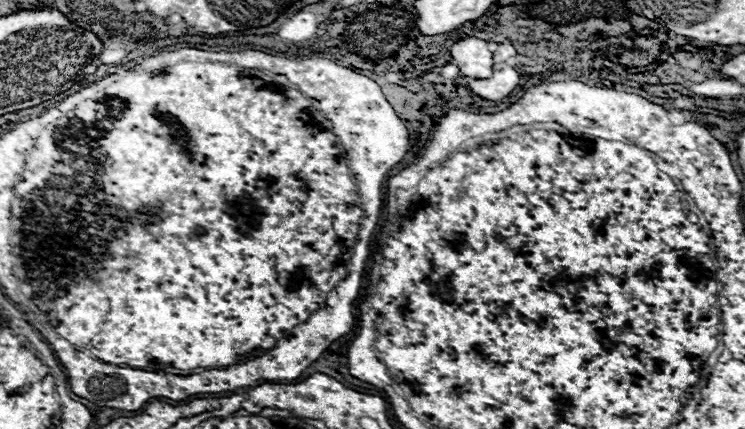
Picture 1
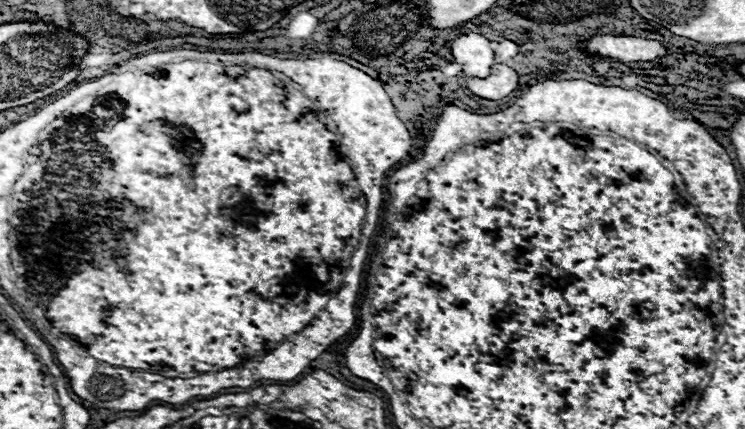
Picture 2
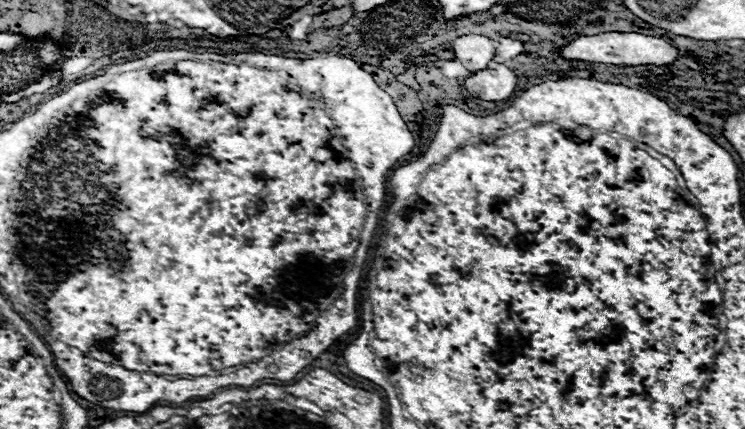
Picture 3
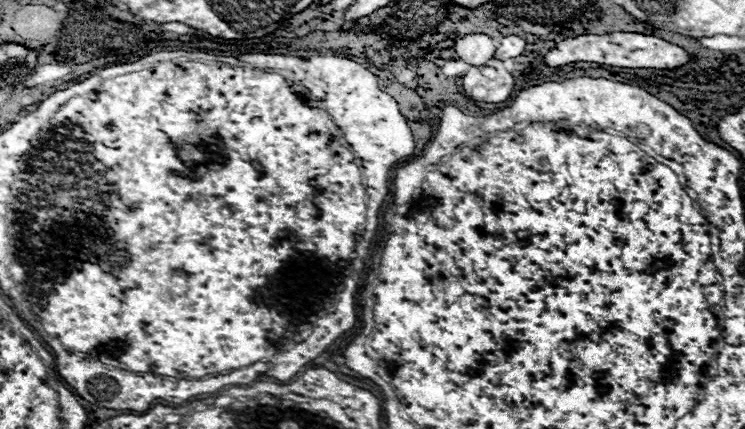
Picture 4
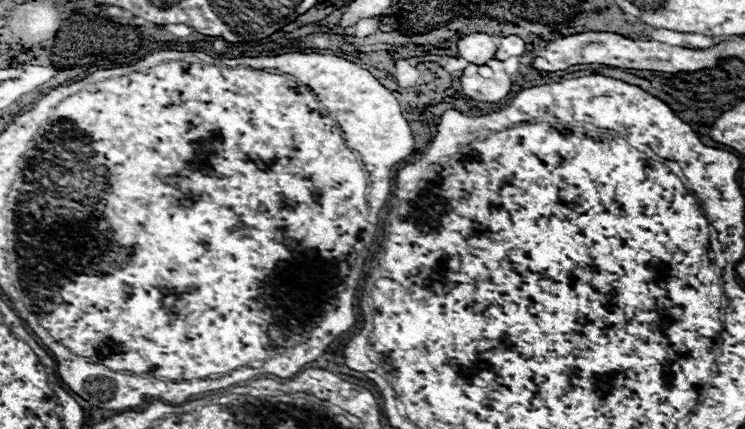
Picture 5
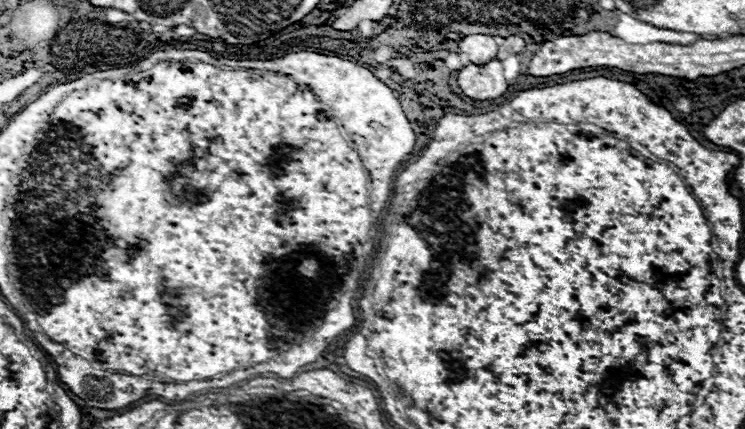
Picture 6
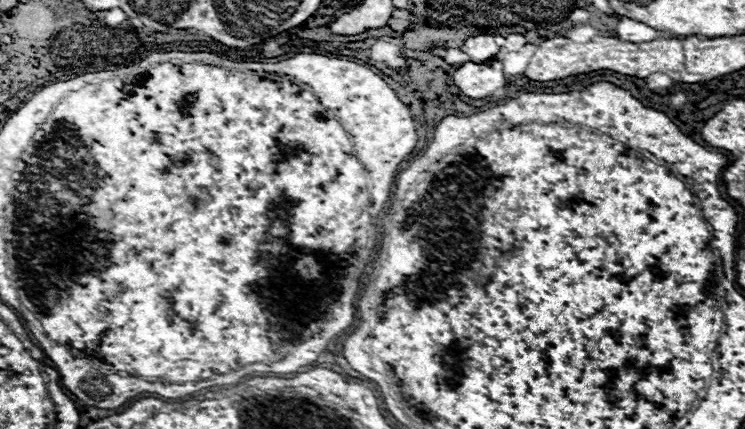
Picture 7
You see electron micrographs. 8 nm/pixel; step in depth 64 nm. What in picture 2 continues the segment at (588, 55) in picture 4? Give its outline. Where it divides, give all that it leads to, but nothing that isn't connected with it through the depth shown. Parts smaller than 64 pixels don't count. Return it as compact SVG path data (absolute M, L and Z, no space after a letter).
M592 36L586 42L588 52L598 52L602 58L616 58L622 62L654 60L664 52L664 46L654 40L642 40L636 36Z

